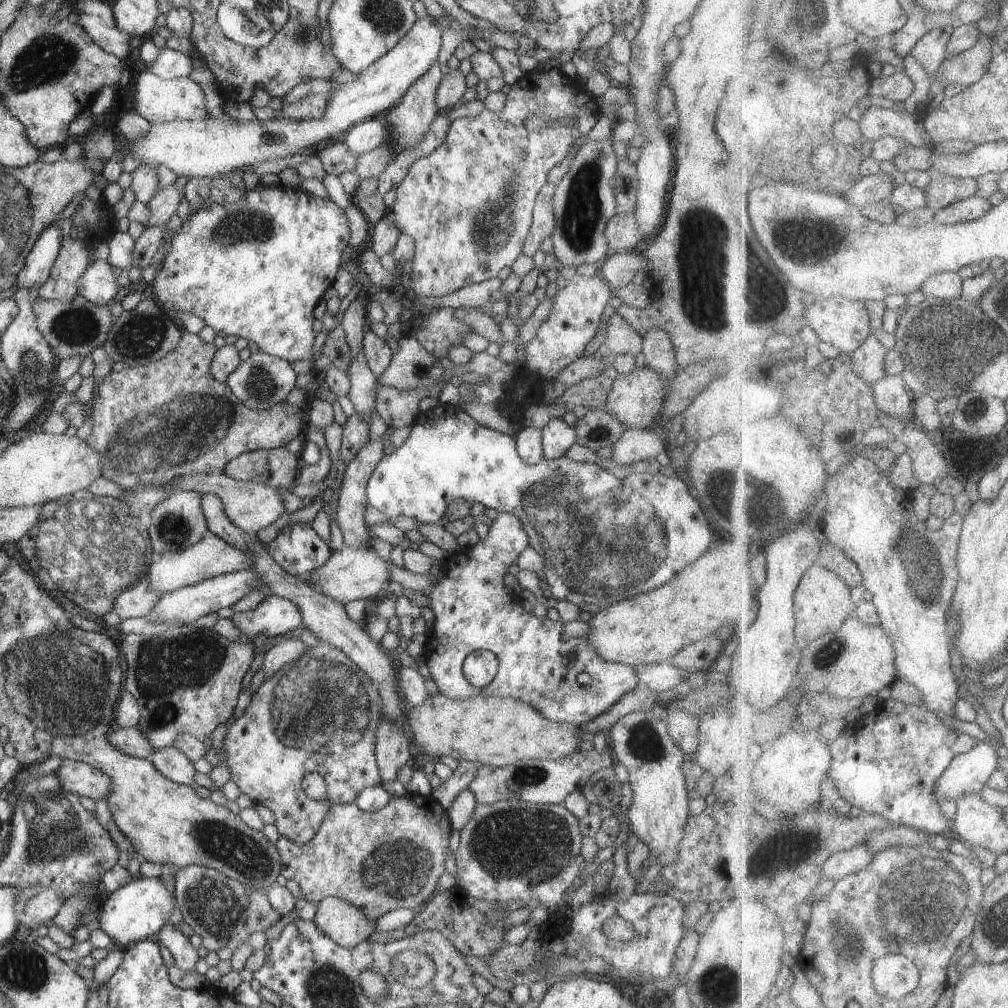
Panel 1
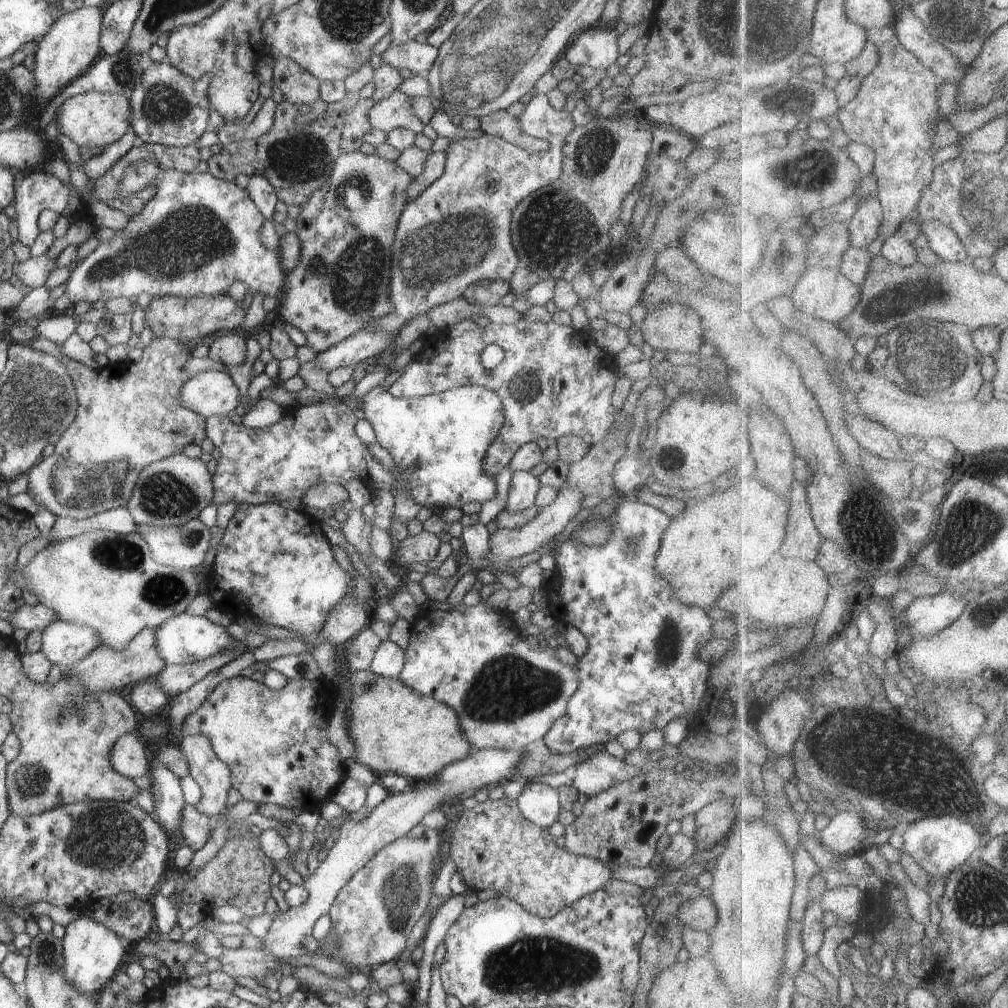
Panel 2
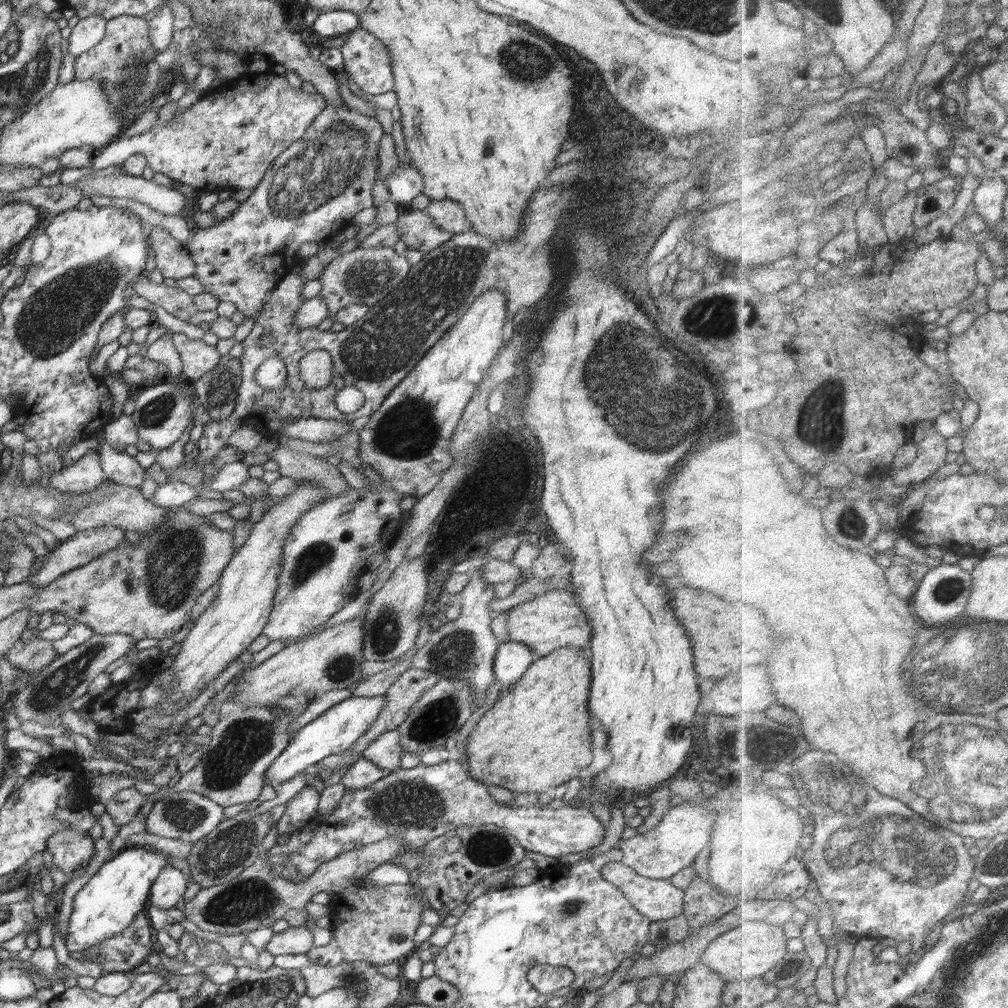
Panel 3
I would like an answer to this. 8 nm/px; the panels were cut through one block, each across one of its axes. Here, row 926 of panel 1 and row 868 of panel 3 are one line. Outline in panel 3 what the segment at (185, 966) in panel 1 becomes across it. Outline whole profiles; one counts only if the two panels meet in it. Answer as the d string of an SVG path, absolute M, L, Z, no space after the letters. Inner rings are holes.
M171 864L164 865L150 887L148 900L152 902L152 906L156 906L160 910L176 908L178 902L183 900L187 886L188 875L186 873Z

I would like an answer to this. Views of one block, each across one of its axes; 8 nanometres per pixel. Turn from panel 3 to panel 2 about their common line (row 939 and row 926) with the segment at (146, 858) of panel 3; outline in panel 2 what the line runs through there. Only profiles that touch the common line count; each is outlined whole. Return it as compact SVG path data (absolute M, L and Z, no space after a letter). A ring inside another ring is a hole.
M82 915L65 926L61 941L64 955L62 976L66 978L68 986L82 994L100 992L105 984L116 976L122 956L130 944L129 940L118 936L104 924L92 920L90 916Z

